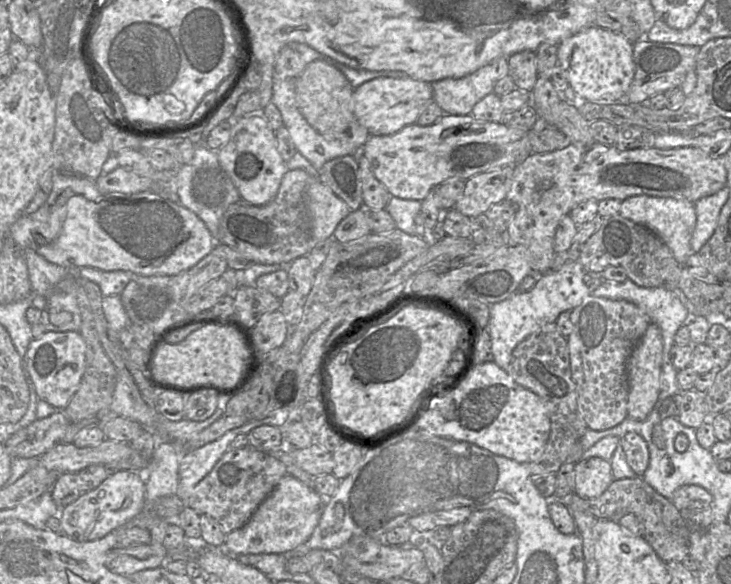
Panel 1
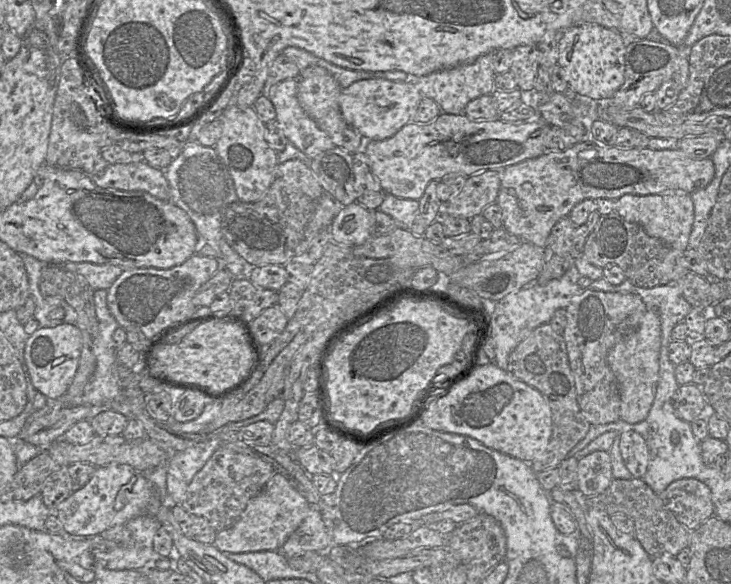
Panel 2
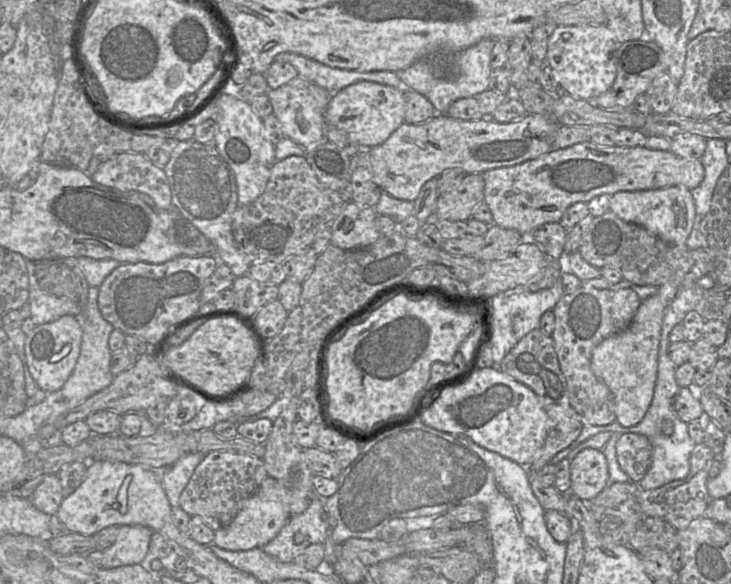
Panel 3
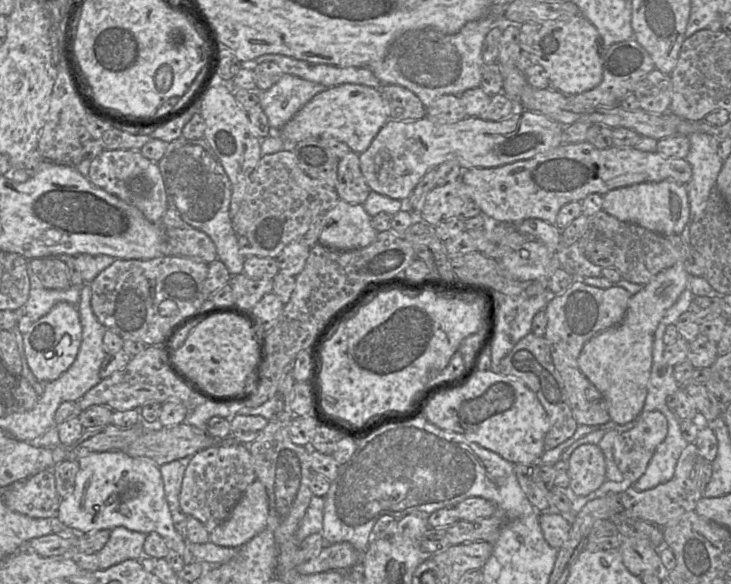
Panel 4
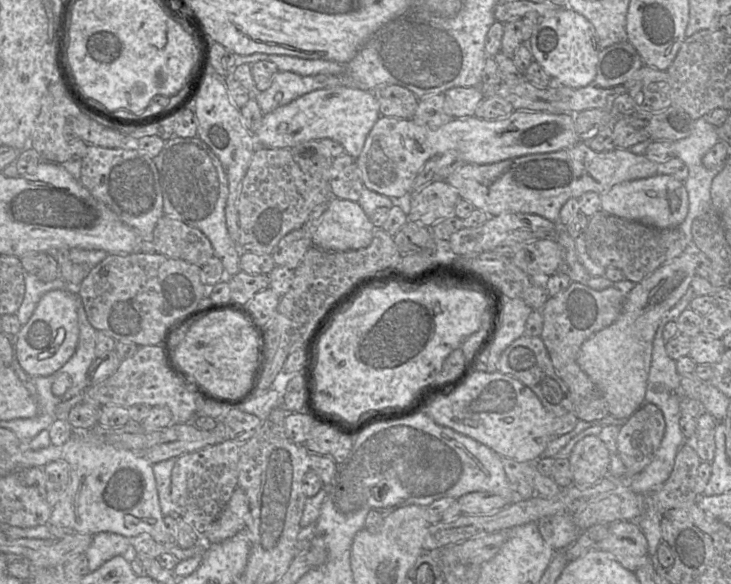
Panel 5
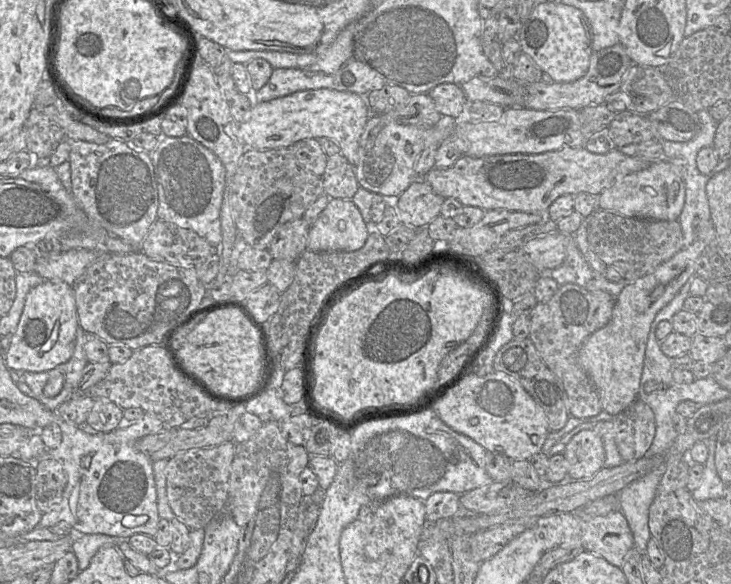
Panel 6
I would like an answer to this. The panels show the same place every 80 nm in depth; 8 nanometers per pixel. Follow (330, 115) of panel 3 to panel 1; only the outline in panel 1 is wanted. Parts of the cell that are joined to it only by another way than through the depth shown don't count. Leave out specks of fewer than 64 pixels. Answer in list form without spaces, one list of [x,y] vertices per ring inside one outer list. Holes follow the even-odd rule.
[[[411,77],[375,78],[355,88],[353,93],[354,115],[370,135],[394,134],[405,126],[416,123],[423,109],[431,102],[435,102],[432,84]]]

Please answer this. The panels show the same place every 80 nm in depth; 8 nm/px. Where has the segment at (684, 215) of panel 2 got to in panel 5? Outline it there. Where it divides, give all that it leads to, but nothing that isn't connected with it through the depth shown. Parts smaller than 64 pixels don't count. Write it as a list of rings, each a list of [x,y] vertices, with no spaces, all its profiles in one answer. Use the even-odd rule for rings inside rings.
[[[670,175],[624,181],[601,195],[602,211],[660,229],[679,227],[685,220],[688,209],[688,192],[684,181]]]

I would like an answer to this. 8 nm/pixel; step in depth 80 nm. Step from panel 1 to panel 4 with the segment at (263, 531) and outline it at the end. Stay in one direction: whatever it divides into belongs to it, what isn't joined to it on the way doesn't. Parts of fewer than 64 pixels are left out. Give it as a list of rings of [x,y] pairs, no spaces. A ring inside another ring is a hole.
[[[255,480],[247,487],[230,516],[210,532],[209,541],[222,547],[240,548],[266,529],[267,515],[265,486]]]

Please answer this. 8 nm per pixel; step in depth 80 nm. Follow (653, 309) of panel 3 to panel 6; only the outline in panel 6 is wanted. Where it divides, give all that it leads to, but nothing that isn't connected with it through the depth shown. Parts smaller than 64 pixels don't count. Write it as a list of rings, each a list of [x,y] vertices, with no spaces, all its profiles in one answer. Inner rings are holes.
[[[696,239],[660,264],[652,273],[627,283],[616,298],[610,321],[592,333],[581,345],[578,363],[594,385],[605,412],[618,415],[638,399],[651,325],[657,313],[695,274],[696,263],[703,254],[705,245]]]

